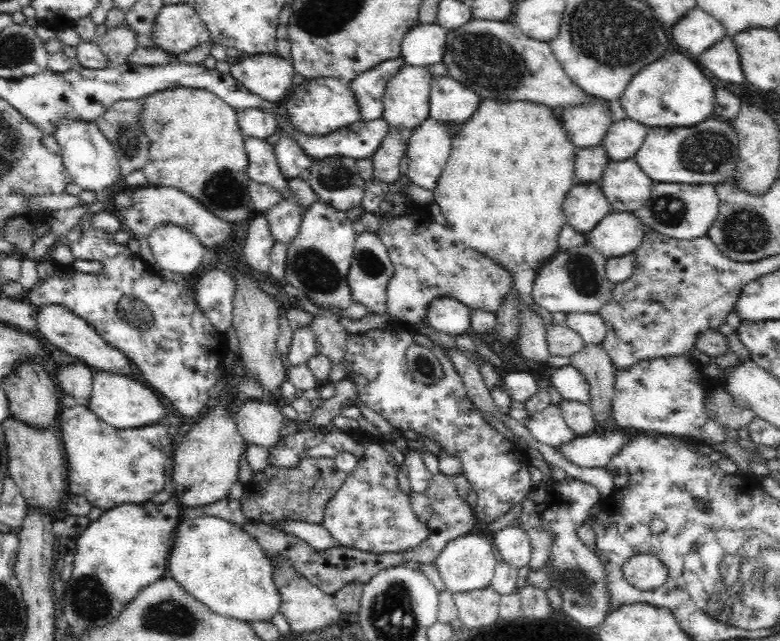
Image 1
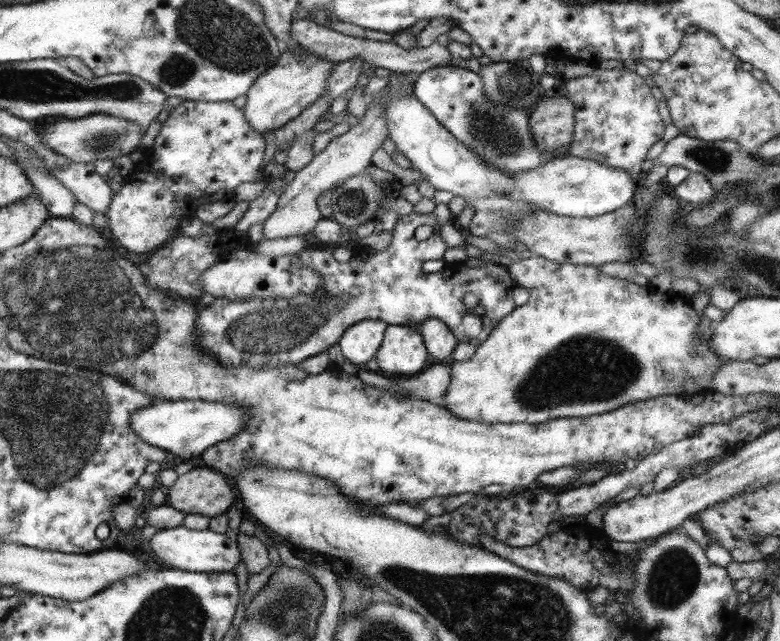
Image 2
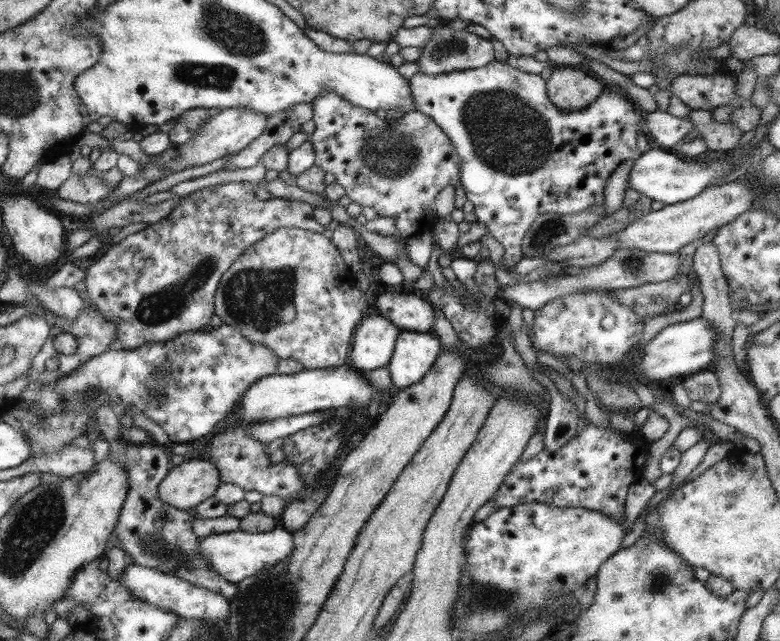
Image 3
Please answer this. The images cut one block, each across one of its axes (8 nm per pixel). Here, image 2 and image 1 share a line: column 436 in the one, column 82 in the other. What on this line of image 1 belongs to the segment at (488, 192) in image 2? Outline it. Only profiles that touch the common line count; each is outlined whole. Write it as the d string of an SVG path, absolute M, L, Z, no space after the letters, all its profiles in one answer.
M62 116L58 122L54 122L52 136L56 138L64 166L70 172L72 180L82 188L82 192L98 192L108 190L114 184L122 184L120 180L120 160L116 156L116 150L112 142L102 134L102 130L96 126L94 120L82 120L82 118L68 118Z

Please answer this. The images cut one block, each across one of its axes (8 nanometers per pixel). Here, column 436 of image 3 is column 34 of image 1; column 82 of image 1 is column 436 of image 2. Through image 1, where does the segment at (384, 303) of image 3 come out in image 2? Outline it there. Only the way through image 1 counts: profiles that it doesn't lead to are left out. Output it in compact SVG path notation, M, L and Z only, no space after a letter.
M429 318L423 324L417 326L419 334L423 336L427 354L433 356L435 362L439 364L449 364L451 362L451 354L455 350L455 346L459 344L455 334L437 318Z

